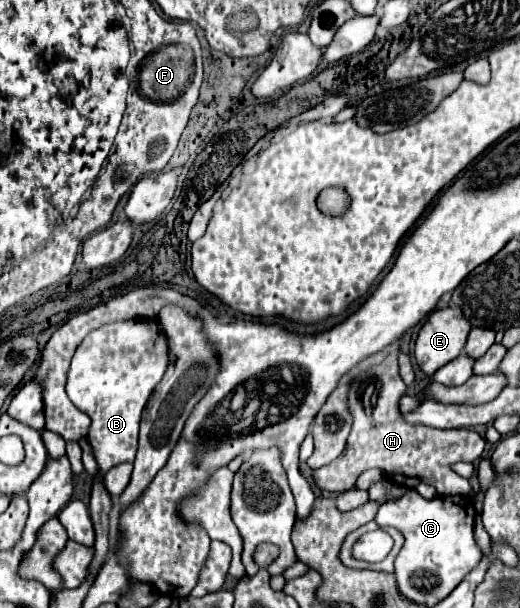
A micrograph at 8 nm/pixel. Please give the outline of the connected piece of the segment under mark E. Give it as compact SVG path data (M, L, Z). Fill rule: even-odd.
M458 307L430 313L416 337L414 357L418 367L432 377L434 371L456 359L466 345L470 327Z

